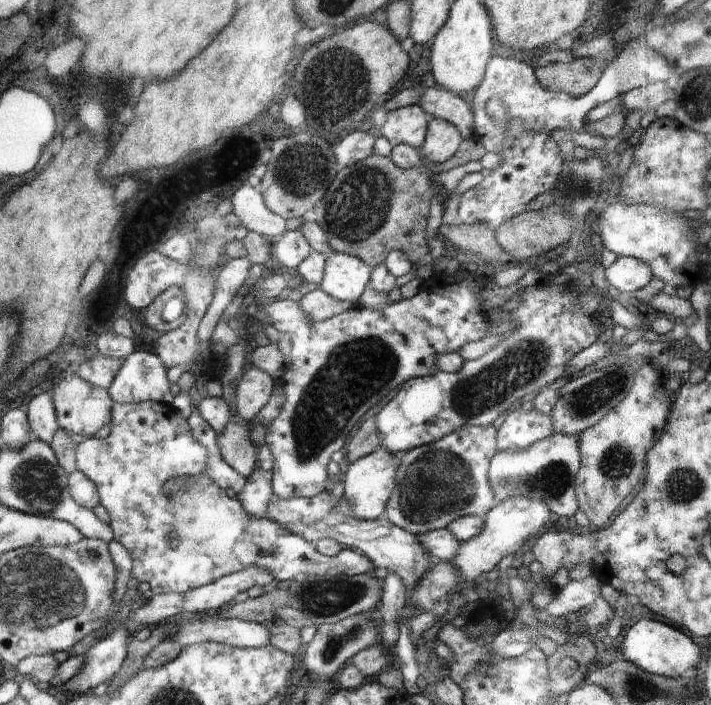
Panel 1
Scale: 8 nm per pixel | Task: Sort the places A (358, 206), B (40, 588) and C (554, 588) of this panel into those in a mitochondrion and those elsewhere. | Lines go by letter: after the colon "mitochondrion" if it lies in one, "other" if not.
A: mitochondrion
B: mitochondrion
C: other

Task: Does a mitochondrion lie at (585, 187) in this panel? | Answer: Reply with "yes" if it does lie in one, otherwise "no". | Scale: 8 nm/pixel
yes

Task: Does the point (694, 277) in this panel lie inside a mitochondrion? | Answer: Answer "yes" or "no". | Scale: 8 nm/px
no

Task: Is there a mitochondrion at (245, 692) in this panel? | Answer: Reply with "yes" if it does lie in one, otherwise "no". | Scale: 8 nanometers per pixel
no

